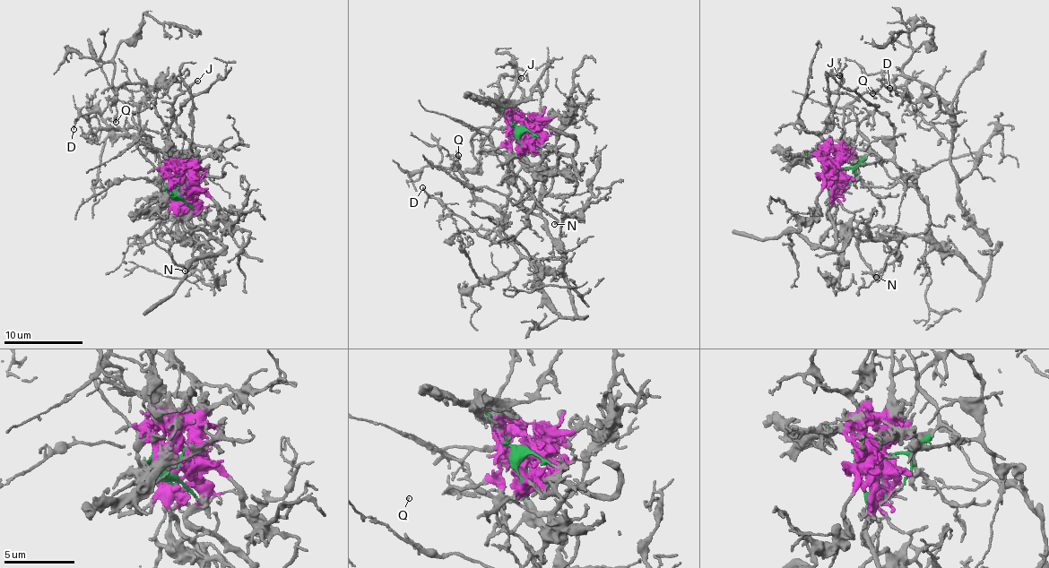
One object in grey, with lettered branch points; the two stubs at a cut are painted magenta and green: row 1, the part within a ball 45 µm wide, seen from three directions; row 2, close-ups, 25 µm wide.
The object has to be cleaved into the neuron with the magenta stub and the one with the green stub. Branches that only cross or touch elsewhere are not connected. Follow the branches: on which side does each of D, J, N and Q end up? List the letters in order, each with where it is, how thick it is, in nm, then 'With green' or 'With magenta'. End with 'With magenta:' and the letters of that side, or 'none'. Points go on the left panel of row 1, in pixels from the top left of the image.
D: Place: (73, 129). Thickness 110 nm. With green
J: Place: (197, 81). Thickness 160 nm. With magenta
N: Place: (185, 271). Thickness 180 nm. With magenta
Q: Place: (116, 122). Thickness 150 nm. With green
With magenta: J, N

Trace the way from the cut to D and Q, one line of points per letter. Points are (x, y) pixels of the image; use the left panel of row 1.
D: (177, 186), (172, 156), (194, 145), (182, 154), (186, 219), (137, 128), (94, 133), (81, 116), (74, 129)
Q: (177, 186), (172, 156), (194, 145), (182, 154), (186, 219), (140, 124), (144, 84), (117, 89), (115, 122)

